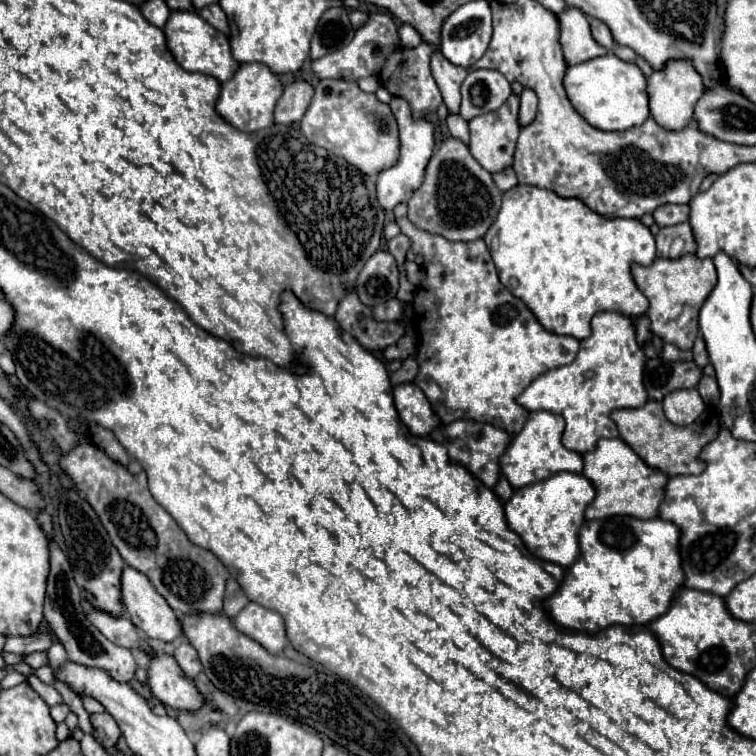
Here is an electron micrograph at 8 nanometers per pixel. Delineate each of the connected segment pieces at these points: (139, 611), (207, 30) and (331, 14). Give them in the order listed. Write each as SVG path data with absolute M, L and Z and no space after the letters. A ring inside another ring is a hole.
M125 566L125 570L123 570L123 576L121 576L121 600L123 600L123 606L125 606L131 622L141 632L145 632L145 636L161 640L161 642L175 642L175 640L183 638L181 636L181 622L179 622L177 614L173 612L173 608L169 608L165 598L151 586L147 576L137 572L135 568Z
M191 10L189 12L171 12L163 32L167 36L167 46L169 46L171 54L185 70L209 74L209 76L217 78L219 82L225 82L225 80L229 80L229 76L233 76L233 68L237 68L237 60L233 60L231 44L229 44L227 36L223 32L215 30L211 24L207 24L197 12L191 12Z
M343 6L329 8L321 16L319 26L313 34L311 58L317 60L329 52L335 52L337 48L343 48L345 44L351 42L353 36L355 36L355 28L349 20L349 10Z

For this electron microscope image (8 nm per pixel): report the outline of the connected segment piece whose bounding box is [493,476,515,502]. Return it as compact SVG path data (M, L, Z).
M501 476L499 478L499 482L497 482L497 486L493 488L495 490L495 494L503 500L503 502L507 502L509 500L509 496L513 496L513 488L511 488L511 484L509 484L509 480L505 480L505 476Z

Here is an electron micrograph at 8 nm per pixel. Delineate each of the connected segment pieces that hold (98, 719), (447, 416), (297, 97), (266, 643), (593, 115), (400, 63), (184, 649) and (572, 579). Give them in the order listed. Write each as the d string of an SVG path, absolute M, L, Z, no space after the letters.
M109 712L91 714L91 724L93 724L93 738L105 750L111 750L117 744L119 736L121 736L121 730L119 730L117 722L113 720L113 716L109 716Z
M397 218L395 222L399 224L401 232L411 238L413 252L421 252L425 260L425 280L413 300L413 308L419 314L419 346L415 356L419 362L419 374L413 384L423 390L427 400L431 400L431 406L443 424L465 418L493 424L507 430L509 434L521 432L525 420L529 418L529 412L525 412L525 408L517 404L517 396L537 376L541 376L541 372L559 368L561 364L571 364L573 356L577 356L579 340L545 330L527 308L527 304L513 296L499 282L495 264L483 238L473 242L449 242L443 236L429 234L417 228L409 218Z
M295 80L285 86L283 96L275 106L275 122L277 124L293 124L299 122L305 110L309 108L309 100L313 98L313 86L305 80Z
M249 602L235 618L233 624L239 632L259 642L267 652L281 654L285 646L289 644L285 634L285 622L283 616L267 610L255 602Z
M613 52L569 66L563 84L575 110L599 130L629 130L641 126L651 116L643 72L635 62L623 62Z
M421 42L417 48L397 48L389 58L387 64L379 76L379 82L393 94L393 96L401 96L405 100L409 100L413 114L415 116L425 116L431 110L437 110L437 106L441 104L441 92L431 76L429 70L429 56L431 56L433 48L425 42Z
M187 640L177 646L175 660L181 666L181 670L185 672L185 676L191 680L195 680L197 674L201 672L201 660L197 660L197 650Z
M613 516L605 520L587 520L579 530L581 556L567 568L563 584L545 600L545 608L557 624L585 634L597 634L613 624L649 624L653 616L661 616L661 612L669 608L669 596L685 586L685 576L681 576L681 556L677 552L679 536L679 528L661 518L639 520L631 516Z

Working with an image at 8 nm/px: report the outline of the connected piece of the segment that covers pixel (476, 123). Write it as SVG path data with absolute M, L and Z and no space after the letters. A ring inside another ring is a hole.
M511 94L509 100L505 100L505 104L501 108L497 108L497 112L487 112L485 116L475 116L473 120L469 120L469 132L471 132L469 150L471 150L473 158L487 172L495 174L495 172L503 172L505 168L509 168L513 164L513 152L515 152L517 136L521 132L521 126L519 126L519 96Z

